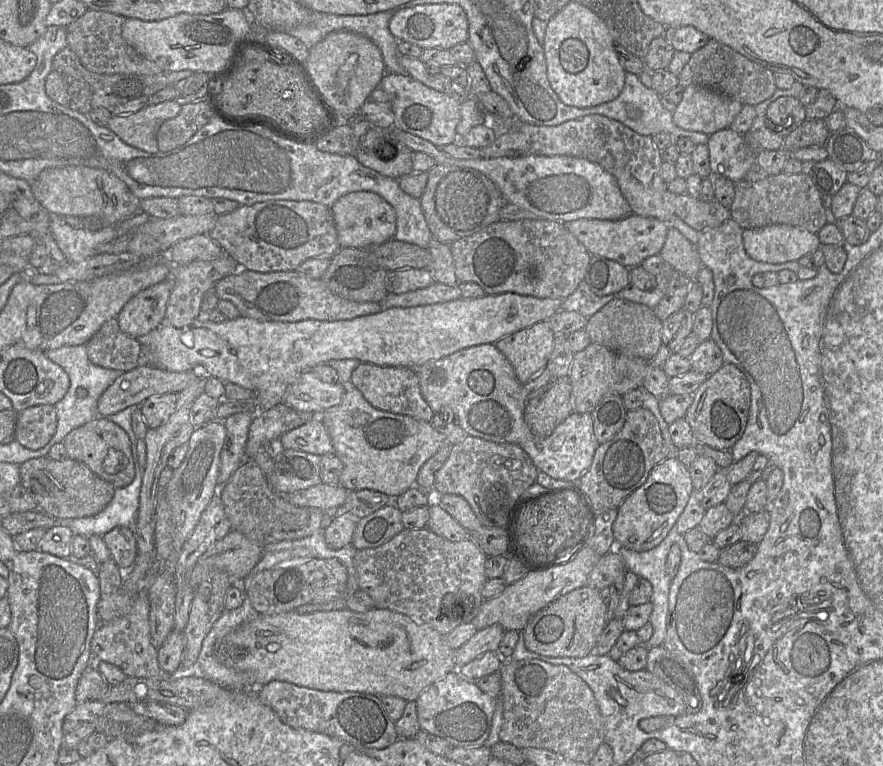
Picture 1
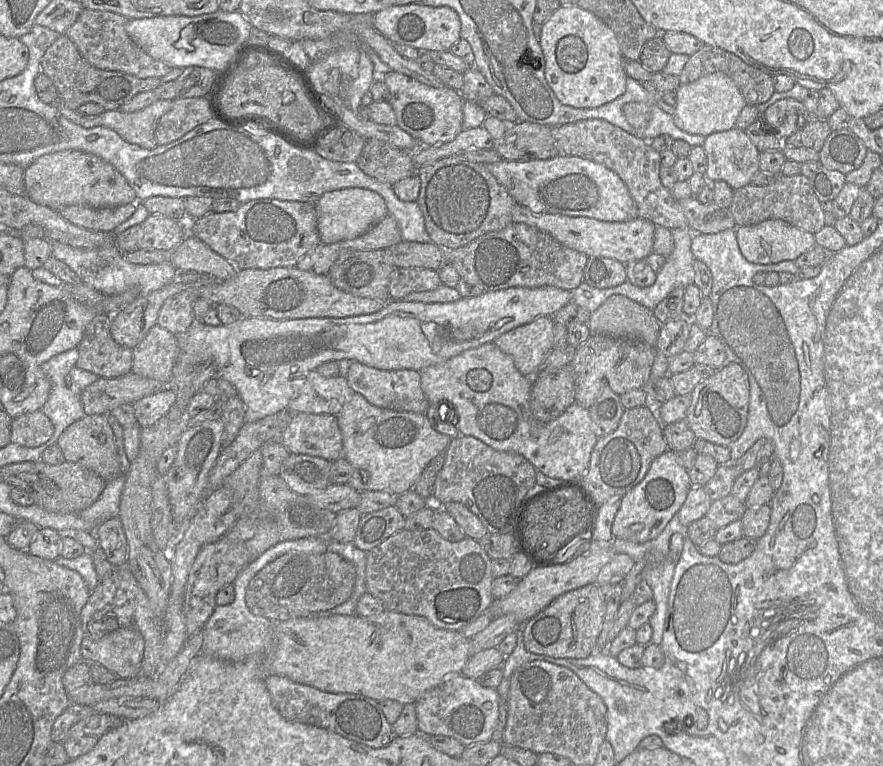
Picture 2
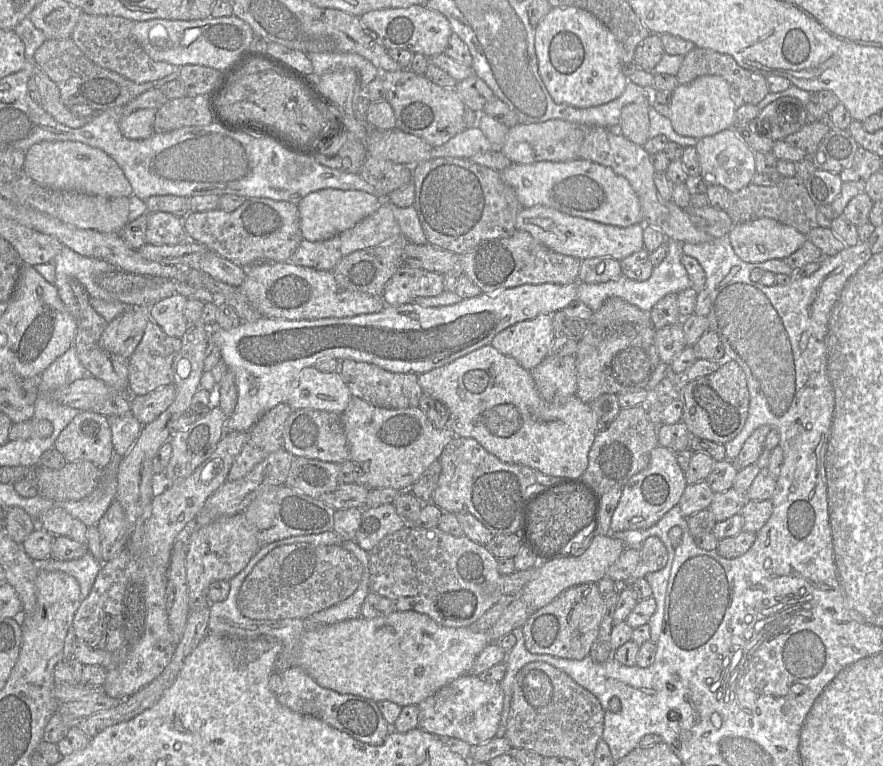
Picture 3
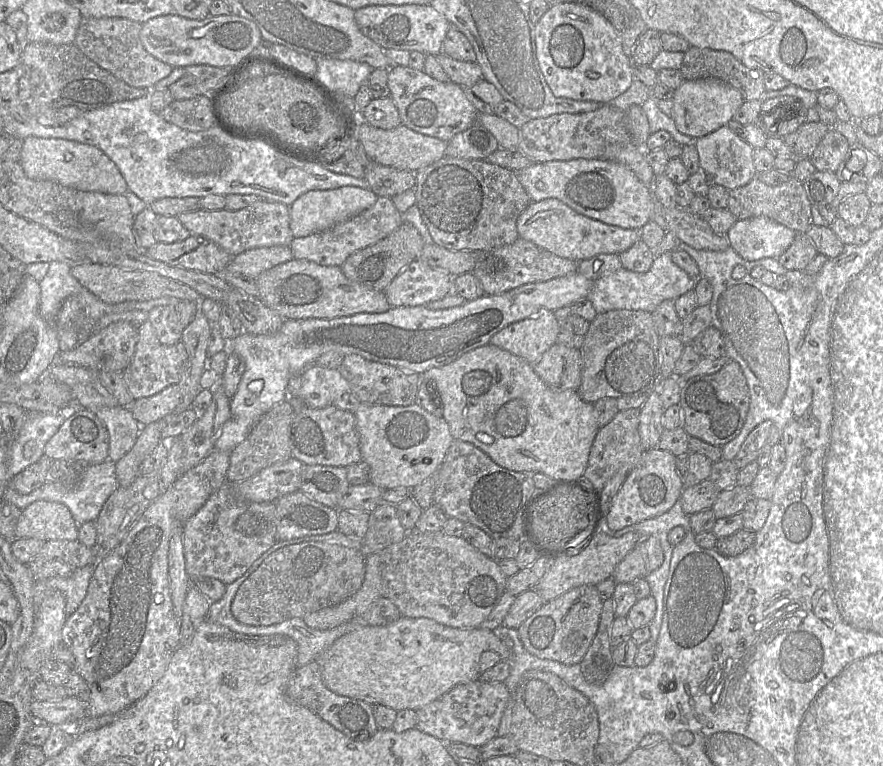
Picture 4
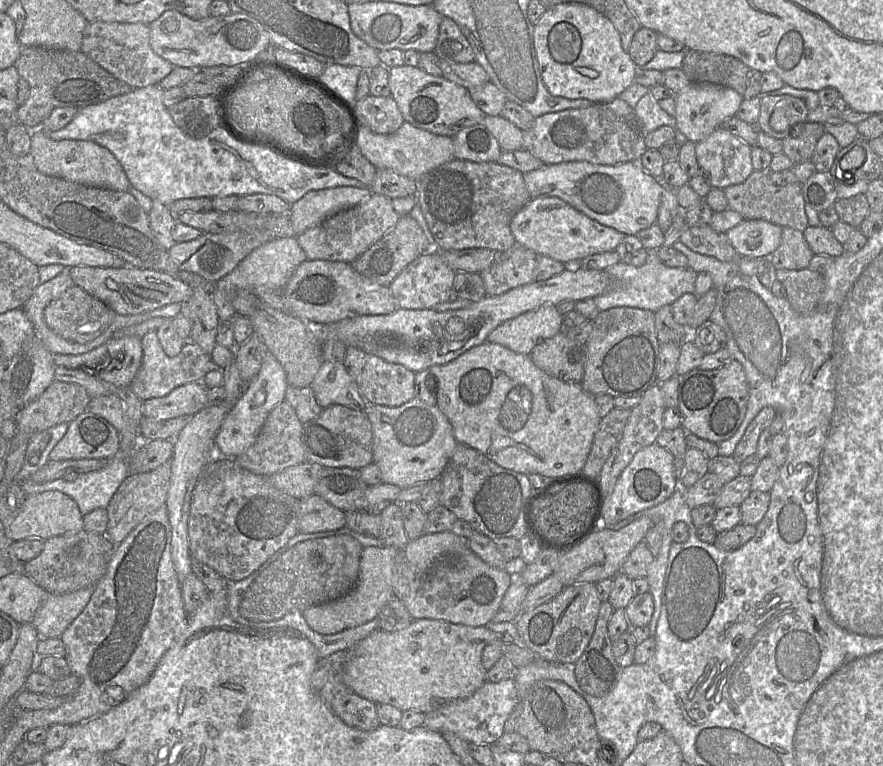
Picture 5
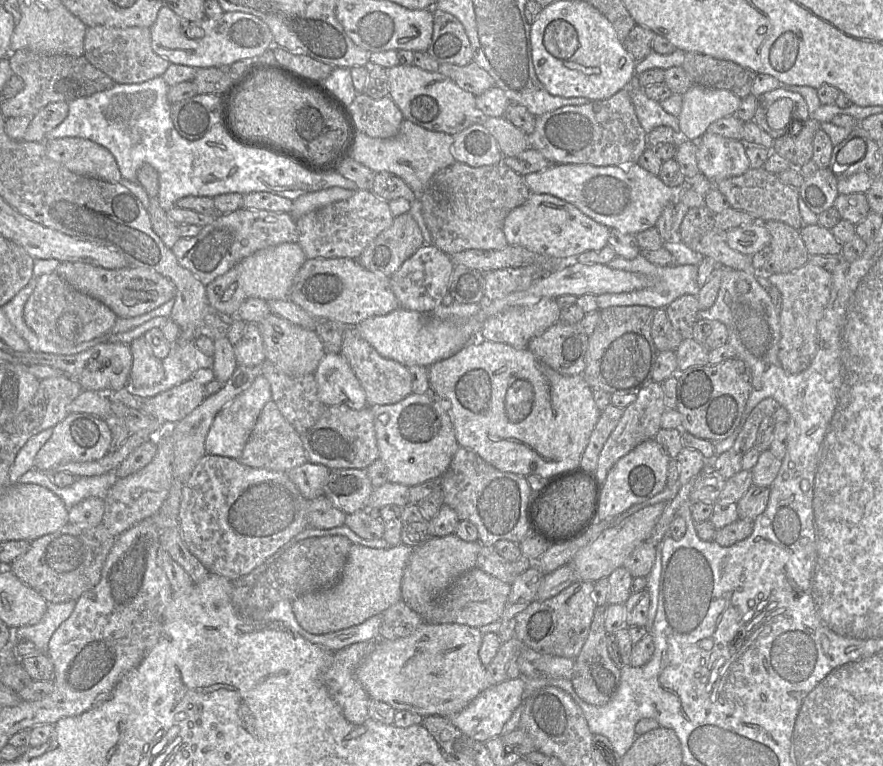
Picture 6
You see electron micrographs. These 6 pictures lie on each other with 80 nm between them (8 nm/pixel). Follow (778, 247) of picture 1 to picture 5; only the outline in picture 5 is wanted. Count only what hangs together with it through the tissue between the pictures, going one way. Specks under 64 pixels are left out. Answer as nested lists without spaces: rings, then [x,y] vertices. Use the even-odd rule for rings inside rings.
[[[743,220],[726,232],[739,256],[769,258],[781,242],[782,227],[765,220]]]

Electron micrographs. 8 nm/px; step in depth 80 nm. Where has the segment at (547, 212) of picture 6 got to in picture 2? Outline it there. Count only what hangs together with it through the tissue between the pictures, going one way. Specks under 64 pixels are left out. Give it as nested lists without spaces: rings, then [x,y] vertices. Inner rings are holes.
[[[516,203],[512,212],[512,221],[545,231],[563,246],[581,252],[588,257],[611,258],[626,264],[646,259],[653,252],[655,225],[640,217],[625,222],[608,222],[584,216],[535,214],[529,208]]]

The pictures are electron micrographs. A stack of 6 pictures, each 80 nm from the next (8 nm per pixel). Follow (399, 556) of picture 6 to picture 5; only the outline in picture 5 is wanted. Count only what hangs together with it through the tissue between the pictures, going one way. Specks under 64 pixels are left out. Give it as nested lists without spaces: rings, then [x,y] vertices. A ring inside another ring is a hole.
[[[392,546],[363,547],[359,576],[354,588],[339,599],[311,606],[302,611],[309,627],[322,635],[335,634],[344,629],[364,624],[378,616],[386,603],[394,597],[392,590],[393,567],[401,549]]]

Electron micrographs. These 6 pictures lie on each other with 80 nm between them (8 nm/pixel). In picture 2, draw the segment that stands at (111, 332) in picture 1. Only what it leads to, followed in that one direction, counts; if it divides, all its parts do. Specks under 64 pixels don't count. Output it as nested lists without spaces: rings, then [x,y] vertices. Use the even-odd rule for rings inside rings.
[[[97,314],[86,326],[78,344],[77,366],[101,378],[116,378],[132,369],[133,349],[118,344],[111,336],[113,315]]]

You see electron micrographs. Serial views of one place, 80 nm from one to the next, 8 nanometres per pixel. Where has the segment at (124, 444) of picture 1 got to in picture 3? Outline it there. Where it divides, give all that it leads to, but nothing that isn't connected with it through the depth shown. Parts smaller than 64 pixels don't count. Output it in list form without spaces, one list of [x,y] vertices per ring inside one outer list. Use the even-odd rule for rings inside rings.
[[[79,411],[61,431],[53,447],[67,462],[89,461],[106,469],[113,457],[108,418],[93,411]]]

